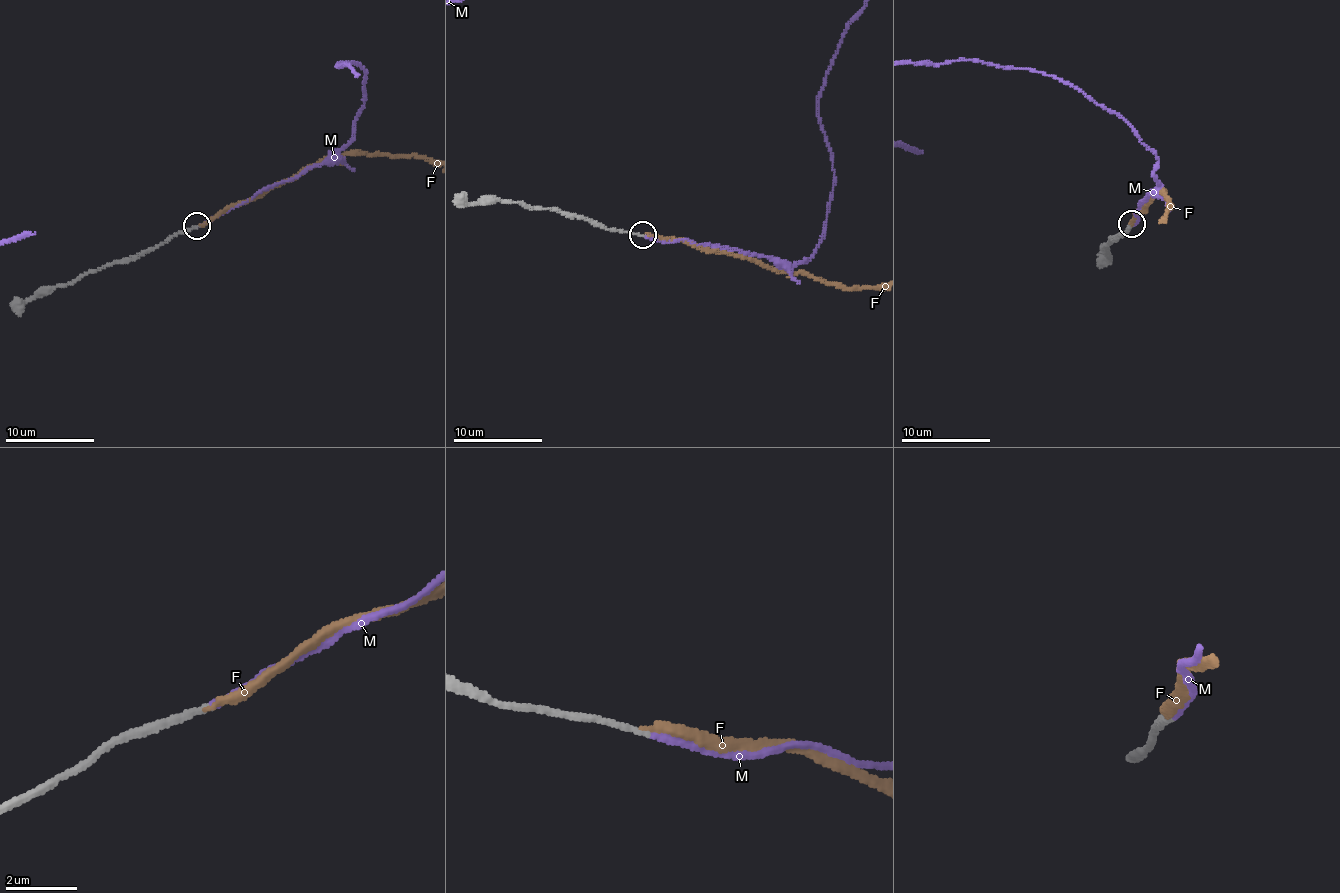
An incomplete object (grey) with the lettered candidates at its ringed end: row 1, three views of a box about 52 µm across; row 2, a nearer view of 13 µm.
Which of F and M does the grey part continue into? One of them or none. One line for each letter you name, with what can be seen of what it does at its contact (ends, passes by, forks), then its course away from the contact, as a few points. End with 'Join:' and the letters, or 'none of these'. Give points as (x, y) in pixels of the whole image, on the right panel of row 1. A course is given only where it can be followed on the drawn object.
M: it ends
Join: M

